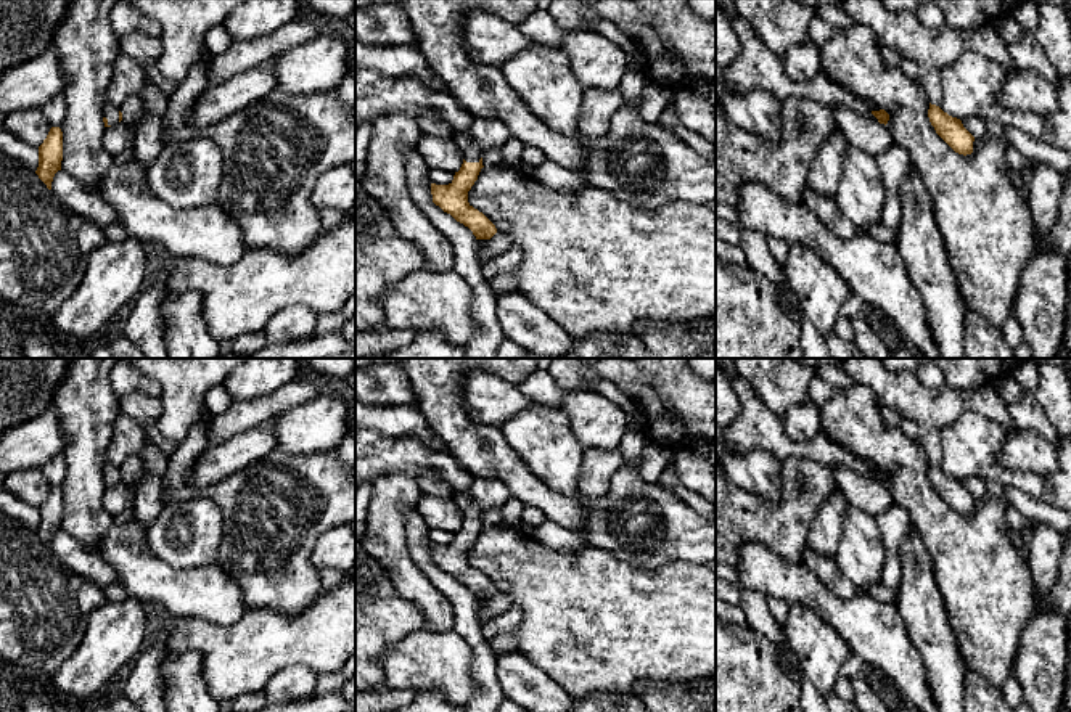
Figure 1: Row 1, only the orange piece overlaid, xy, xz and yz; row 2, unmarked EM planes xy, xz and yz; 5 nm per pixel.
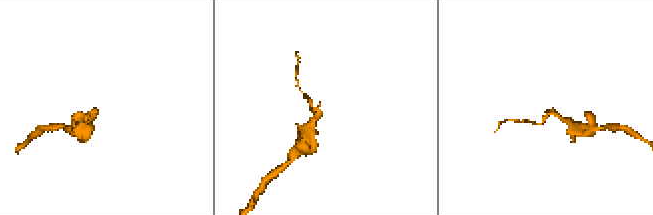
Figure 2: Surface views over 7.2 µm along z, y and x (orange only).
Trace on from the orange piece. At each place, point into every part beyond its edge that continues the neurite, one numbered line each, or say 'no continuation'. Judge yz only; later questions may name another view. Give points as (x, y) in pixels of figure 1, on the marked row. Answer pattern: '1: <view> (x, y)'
1: yz (756, 66)

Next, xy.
1: xy (110, 111)

